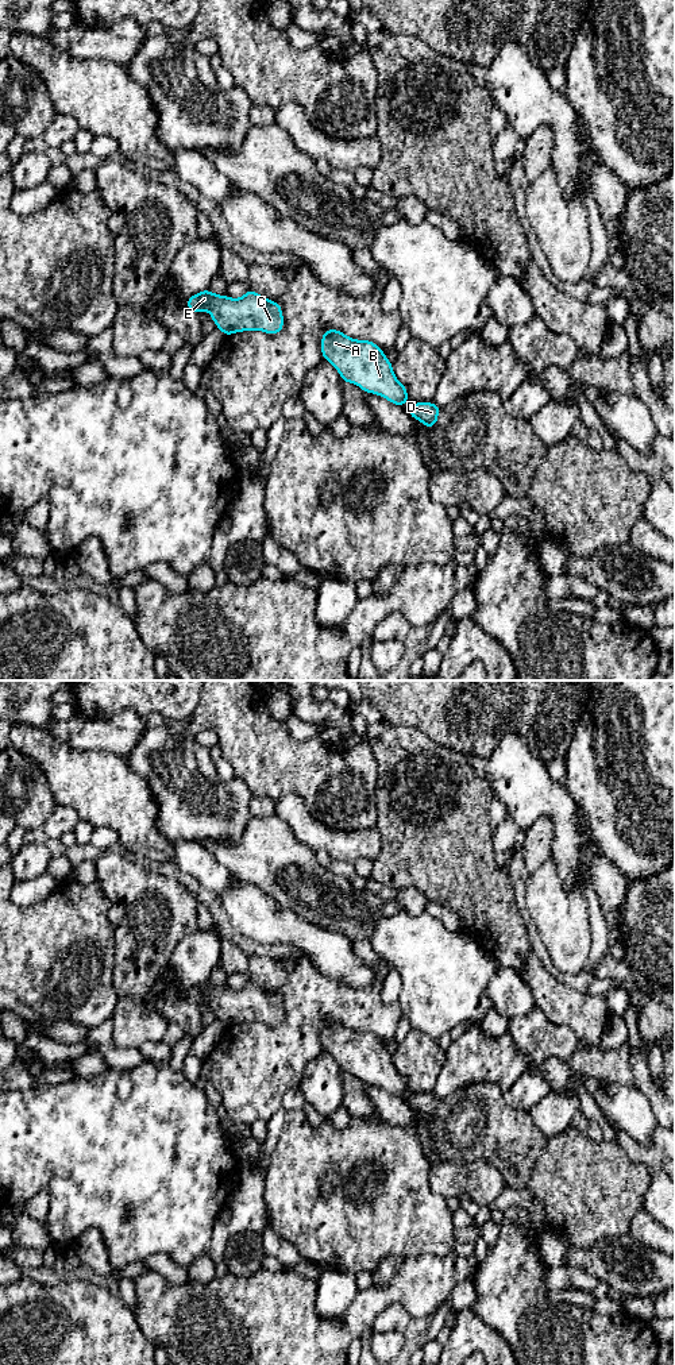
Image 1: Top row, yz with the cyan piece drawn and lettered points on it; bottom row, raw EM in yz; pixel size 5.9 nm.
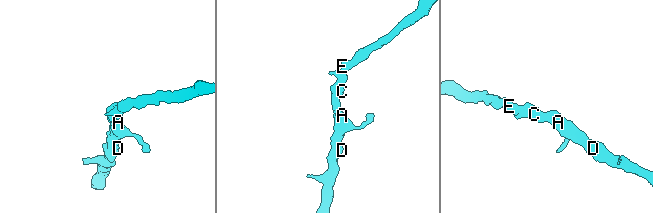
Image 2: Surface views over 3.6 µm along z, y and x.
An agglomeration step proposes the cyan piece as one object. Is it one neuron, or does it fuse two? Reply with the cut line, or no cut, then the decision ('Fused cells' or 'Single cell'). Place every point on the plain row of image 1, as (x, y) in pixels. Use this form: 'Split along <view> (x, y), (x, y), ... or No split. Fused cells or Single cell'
No split. Single cell

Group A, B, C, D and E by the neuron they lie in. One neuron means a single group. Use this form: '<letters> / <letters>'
A B C D E

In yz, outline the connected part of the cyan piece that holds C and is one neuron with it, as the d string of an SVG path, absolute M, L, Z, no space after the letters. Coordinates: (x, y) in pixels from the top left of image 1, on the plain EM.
M209 980L188 990L188 1002L209 1003L225 1027L243 1022L262 1022L277 1026L284 1019L281 995L248 980L240 990L215 986Z

